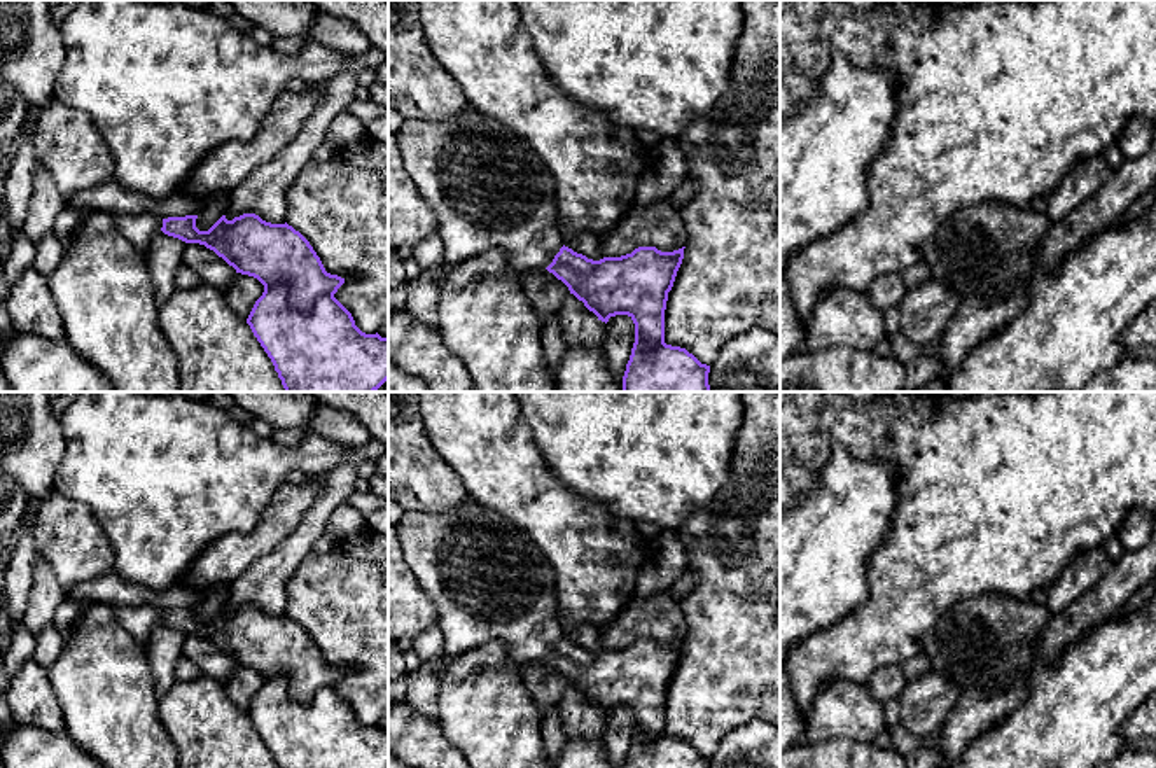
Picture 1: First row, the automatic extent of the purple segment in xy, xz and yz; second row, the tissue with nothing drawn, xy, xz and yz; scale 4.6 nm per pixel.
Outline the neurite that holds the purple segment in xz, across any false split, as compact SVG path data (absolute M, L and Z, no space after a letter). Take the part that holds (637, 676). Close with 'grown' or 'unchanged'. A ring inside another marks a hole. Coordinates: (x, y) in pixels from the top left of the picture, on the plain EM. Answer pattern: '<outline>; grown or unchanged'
M474 500L465 513L423 513L404 511L397 525L402 556L423 591L434 600L437 609L437 626L444 635L446 656L449 660L463 656L479 646L504 642L511 656L521 665L547 661L561 672L570 686L593 703L598 712L628 707L635 716L635 735L624 768L708 768L710 758L701 756L686 740L665 735L665 702L668 684L673 679L677 663L684 651L684 640L661 644L656 639L638 639L621 649L588 651L563 635L558 619L556 577L544 553L525 530Z; grown

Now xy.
M121 605L115 618L145 651L150 630L163 623L185 635L199 635L222 649L236 665L264 677L247 716L271 751L278 768L388 768L388 730L362 724L352 705L334 689L345 670L325 663L310 633L292 618L271 616L255 605L227 612L222 607L208 623L196 619L198 607L161 611L156 605Z; grown

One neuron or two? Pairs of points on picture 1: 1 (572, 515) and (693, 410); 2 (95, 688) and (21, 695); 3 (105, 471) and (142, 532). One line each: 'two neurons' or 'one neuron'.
1: two neurons
2: two neurons
3: one neuron

